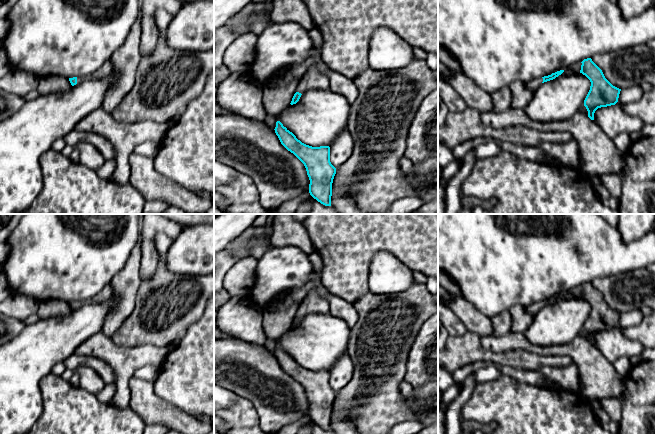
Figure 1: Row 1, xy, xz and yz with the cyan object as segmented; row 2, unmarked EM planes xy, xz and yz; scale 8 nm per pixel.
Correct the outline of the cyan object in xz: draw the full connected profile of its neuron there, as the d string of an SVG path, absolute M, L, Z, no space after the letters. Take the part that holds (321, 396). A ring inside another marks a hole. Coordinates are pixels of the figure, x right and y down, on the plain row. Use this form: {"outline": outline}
{"outline": "M280 345L276 346L274 354L281 368L304 388L310 404L310 419L321 428L331 430L336 392L330 386L330 371L312 371L302 367Z"}

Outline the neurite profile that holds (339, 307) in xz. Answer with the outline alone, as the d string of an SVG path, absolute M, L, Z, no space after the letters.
M321 285L321 294L327 298L330 303L329 314L343 319L347 325L352 328L358 319L358 314L353 304L327 290Z

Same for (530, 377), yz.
M497 366L501 375L508 376L518 382L524 382L530 385L538 385L544 387L549 381L538 371L529 371L521 368L513 368L509 366Z

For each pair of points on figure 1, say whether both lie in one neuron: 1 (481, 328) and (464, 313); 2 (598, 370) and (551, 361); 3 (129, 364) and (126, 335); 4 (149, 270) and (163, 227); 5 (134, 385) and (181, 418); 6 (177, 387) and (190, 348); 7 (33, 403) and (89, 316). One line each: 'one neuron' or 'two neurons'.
1: one neuron
2: two neurons
3: two neurons
4: one neuron
5: one neuron
6: one neuron
7: one neuron

